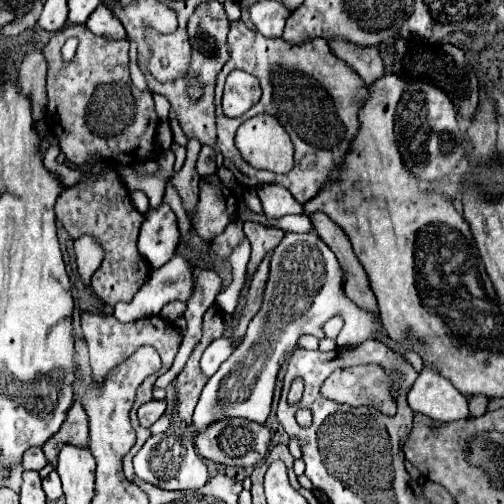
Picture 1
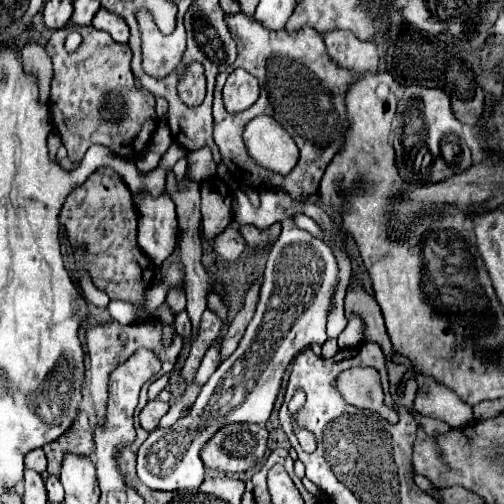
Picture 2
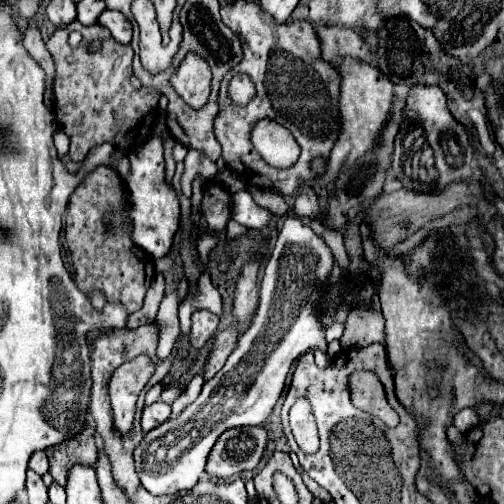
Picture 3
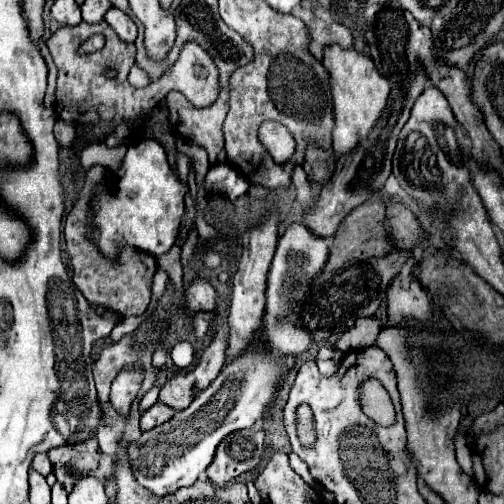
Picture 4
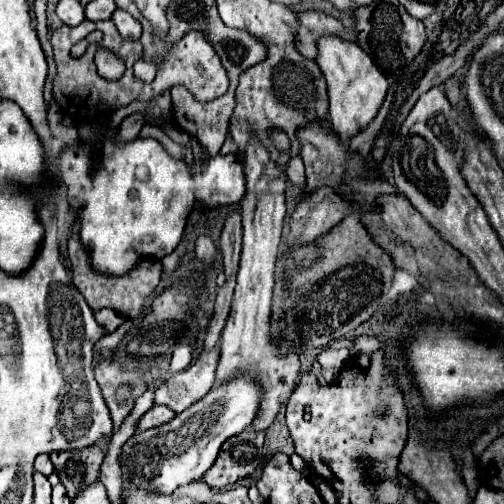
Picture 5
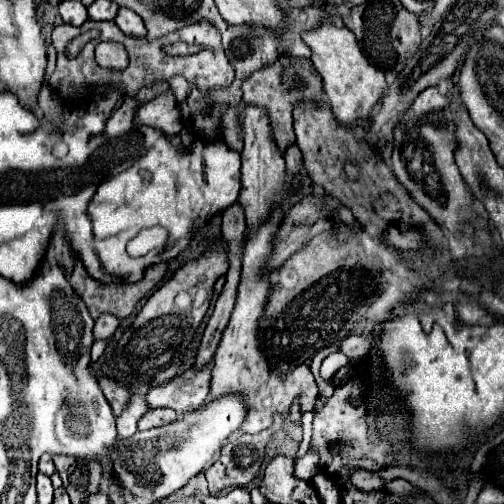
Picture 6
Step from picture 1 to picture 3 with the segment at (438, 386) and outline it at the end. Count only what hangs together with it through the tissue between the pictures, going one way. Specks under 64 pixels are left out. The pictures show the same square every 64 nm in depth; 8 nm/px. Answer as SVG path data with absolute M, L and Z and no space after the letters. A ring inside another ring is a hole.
M462 408L458 414L452 416L452 424L460 430L460 432L468 432L470 428L474 428L478 424L478 414L474 412L474 408Z

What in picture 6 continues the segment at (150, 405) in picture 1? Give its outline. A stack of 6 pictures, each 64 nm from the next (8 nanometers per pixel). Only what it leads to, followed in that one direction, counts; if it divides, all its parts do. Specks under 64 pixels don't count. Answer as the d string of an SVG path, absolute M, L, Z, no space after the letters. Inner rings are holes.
M152 408L148 410L140 422L138 422L138 430L150 430L150 428L158 428L158 426L164 426L164 424L170 424L178 418L176 412L168 410L168 408Z

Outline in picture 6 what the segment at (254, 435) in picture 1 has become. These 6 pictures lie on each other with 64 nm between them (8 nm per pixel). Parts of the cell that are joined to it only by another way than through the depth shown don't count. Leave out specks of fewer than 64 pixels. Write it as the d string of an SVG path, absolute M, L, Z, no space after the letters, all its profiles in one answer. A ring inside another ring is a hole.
M277 415L274 418L272 428L252 436L252 434L236 434L232 436L226 446L220 450L220 456L218 460L204 472L206 480L208 480L208 490L212 494L218 494L218 492L224 492L228 488L236 488L236 486L244 486L248 482L252 482L252 478L258 474L260 466L262 466L262 460L264 460L264 448L266 448L266 442L270 440L270 436L282 428L282 417Z

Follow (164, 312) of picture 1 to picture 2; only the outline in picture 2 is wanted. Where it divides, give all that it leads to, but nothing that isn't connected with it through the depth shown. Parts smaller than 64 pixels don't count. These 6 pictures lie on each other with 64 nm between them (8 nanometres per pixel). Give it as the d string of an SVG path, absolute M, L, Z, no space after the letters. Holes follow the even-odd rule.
M183 287L171 290L166 298L168 308L174 315L185 310L186 302L186 294Z

